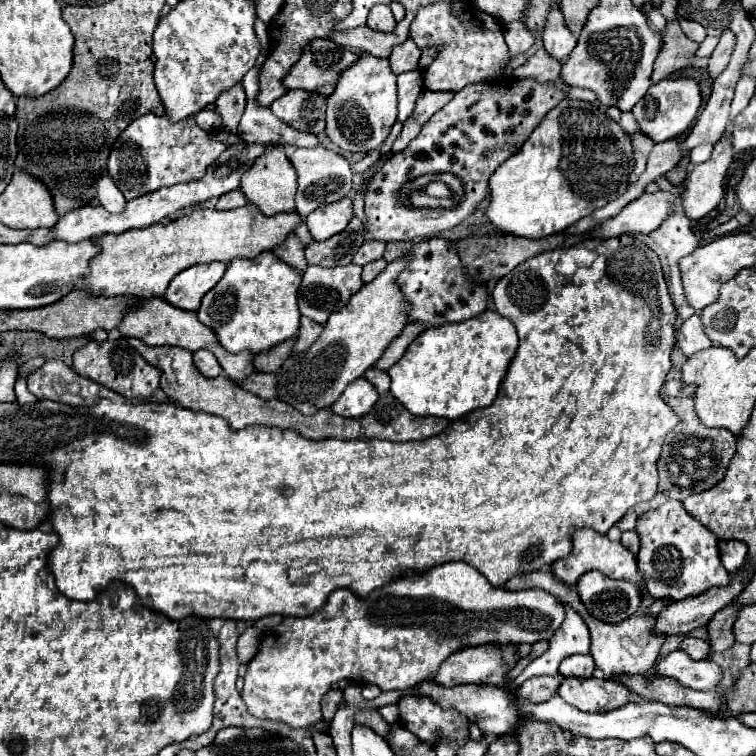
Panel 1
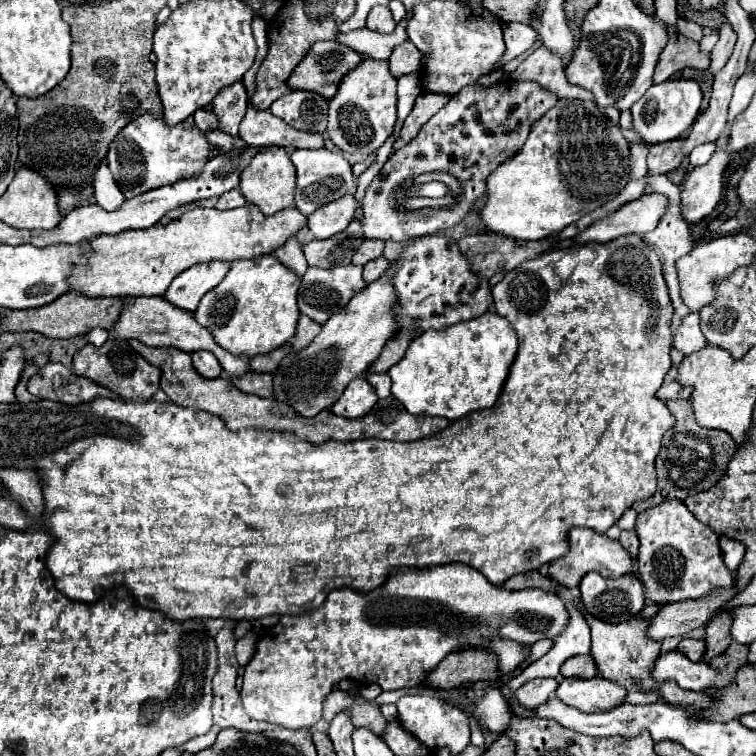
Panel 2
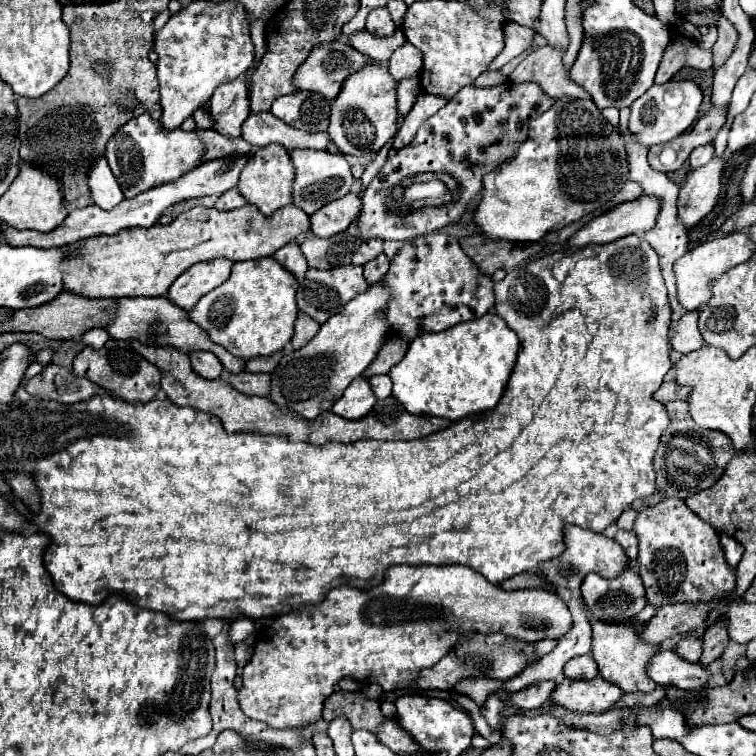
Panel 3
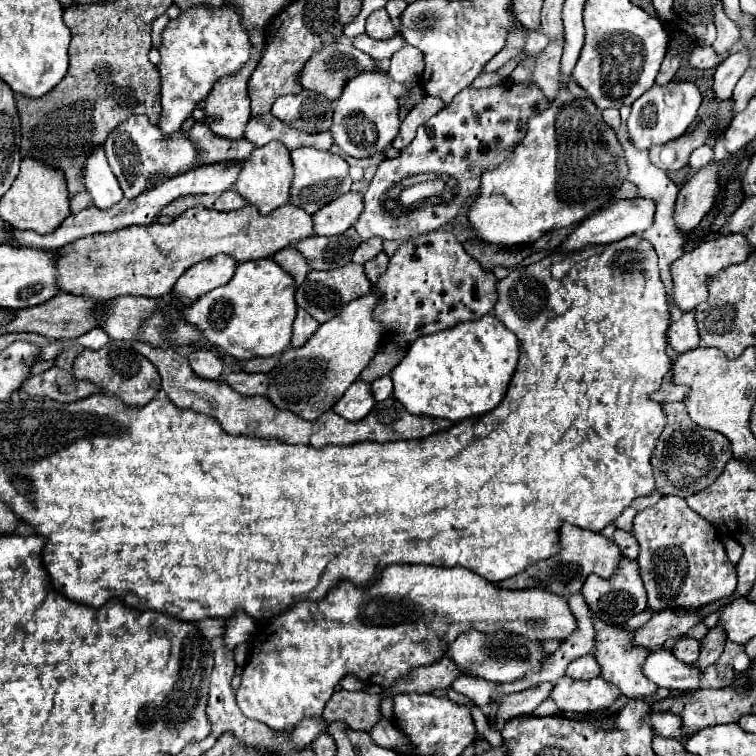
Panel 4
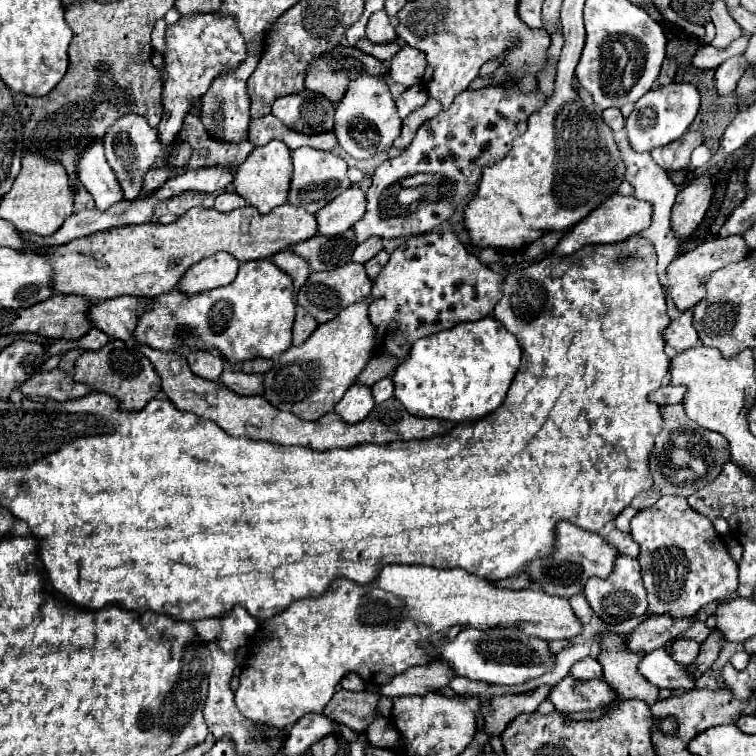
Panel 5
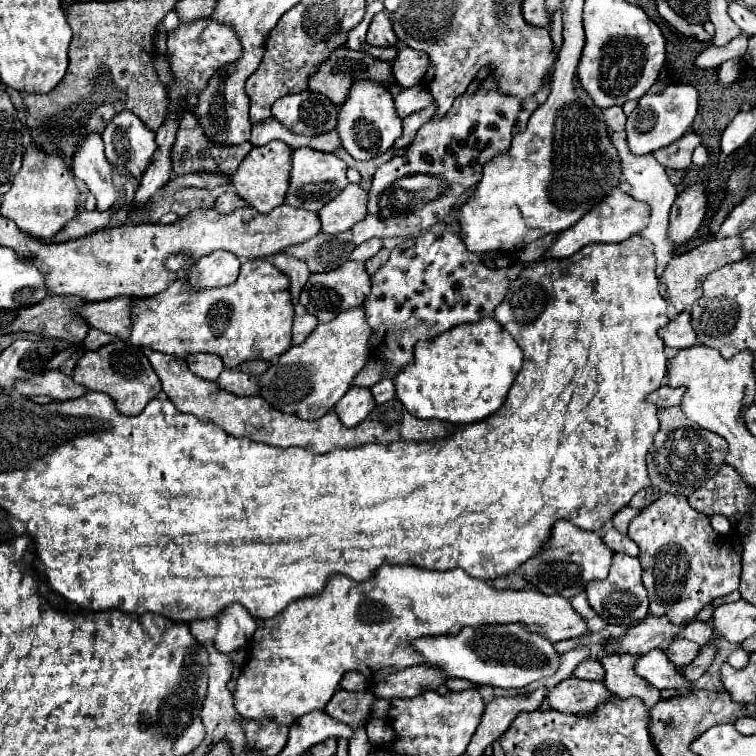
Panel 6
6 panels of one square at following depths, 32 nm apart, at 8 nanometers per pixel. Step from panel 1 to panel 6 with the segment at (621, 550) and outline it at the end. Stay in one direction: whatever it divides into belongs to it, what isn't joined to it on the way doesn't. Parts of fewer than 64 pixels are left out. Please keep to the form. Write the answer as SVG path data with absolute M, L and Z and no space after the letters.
M558 520L552 528L552 540L544 554L530 560L530 566L524 568L524 578L530 586L538 588L544 594L558 594L572 598L580 594L590 580L604 580L610 572L614 552L608 550L604 540L596 532L582 530L568 520Z

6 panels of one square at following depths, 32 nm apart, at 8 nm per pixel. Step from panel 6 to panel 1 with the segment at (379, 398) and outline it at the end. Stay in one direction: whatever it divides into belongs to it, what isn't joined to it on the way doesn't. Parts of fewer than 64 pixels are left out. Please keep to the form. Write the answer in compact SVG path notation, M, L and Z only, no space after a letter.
M372 366L370 372L366 372L364 376L366 376L366 380L370 380L376 386L376 390L380 394L388 392L388 388L390 388L390 376L388 376L388 372L382 372L382 370L378 370L378 368Z

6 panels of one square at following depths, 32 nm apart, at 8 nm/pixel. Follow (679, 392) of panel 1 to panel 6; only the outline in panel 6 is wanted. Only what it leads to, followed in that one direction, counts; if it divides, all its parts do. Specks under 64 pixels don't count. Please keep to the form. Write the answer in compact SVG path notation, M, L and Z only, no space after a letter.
M660 386L656 392L648 394L648 402L656 404L658 408L668 408L680 404L684 396L684 388L672 388L672 386Z

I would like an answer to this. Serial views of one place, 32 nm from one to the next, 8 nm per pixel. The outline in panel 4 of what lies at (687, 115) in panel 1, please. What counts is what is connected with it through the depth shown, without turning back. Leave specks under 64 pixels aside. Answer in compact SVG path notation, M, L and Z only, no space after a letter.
M668 82L664 86L654 84L632 104L632 114L628 118L628 134L632 142L638 148L648 150L654 144L666 144L682 136L688 130L688 126L694 122L700 102L702 94L694 82Z

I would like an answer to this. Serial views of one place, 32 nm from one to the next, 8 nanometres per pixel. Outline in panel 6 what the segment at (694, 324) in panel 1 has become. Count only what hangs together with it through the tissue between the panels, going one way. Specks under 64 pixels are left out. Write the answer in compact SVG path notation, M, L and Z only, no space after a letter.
M680 312L658 334L660 334L660 338L664 340L666 346L676 348L676 350L690 348L690 346L694 346L698 342L696 332L694 332L694 328L690 324L690 312Z

